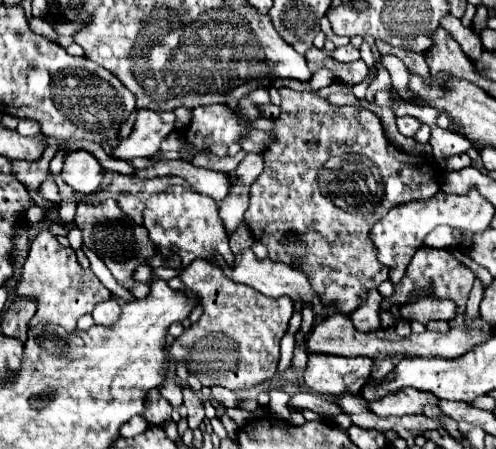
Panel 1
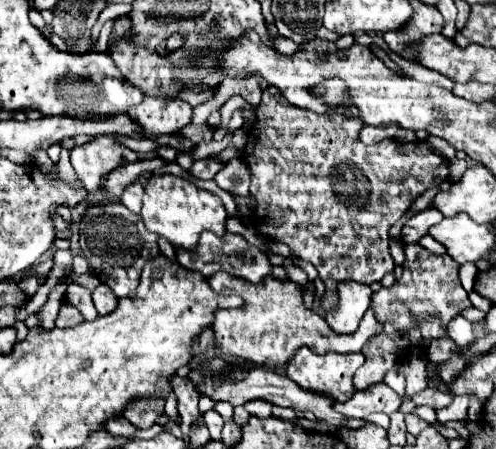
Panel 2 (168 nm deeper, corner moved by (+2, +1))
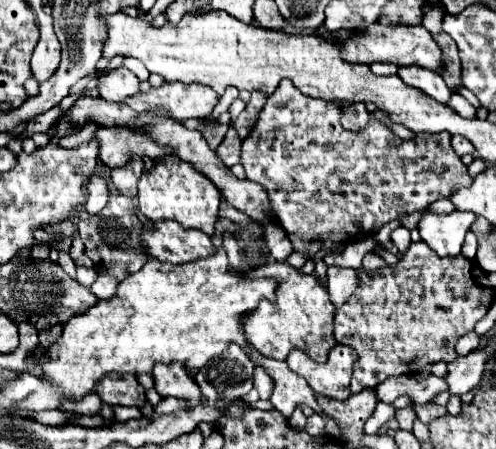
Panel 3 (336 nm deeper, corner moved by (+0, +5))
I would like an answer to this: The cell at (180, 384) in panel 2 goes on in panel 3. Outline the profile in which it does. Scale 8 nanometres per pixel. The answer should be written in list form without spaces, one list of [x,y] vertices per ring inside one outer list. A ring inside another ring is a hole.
[[[155,363],[153,369],[155,379],[155,391],[161,397],[177,397],[185,401],[185,407],[191,409],[199,403],[201,391],[189,371],[181,363]]]

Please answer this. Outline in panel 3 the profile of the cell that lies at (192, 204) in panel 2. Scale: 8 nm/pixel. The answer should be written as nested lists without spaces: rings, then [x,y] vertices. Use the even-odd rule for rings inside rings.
[[[165,155],[161,159],[155,159],[155,167],[141,175],[137,189],[139,189],[137,193],[139,211],[147,219],[151,221],[173,219],[187,229],[199,229],[207,235],[215,233],[221,193],[203,173],[195,171],[191,163],[179,159],[177,155]]]

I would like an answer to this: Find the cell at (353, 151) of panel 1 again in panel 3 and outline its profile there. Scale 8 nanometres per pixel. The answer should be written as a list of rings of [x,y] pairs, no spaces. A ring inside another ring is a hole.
[[[281,81],[275,93],[267,99],[257,123],[243,141],[241,163],[247,171],[247,179],[261,183],[269,193],[269,203],[277,215],[281,227],[287,231],[297,251],[307,251],[313,239],[321,241],[321,247],[335,249],[345,247],[347,239],[353,239],[359,231],[377,233],[385,223],[399,215],[423,211],[441,197],[451,197],[457,189],[469,187],[473,177],[467,173],[467,165],[451,147],[451,135],[415,135],[413,139],[397,137],[379,119],[371,119],[365,129],[353,133],[345,131],[339,123],[339,107],[321,99],[305,97],[295,91],[289,81]]]

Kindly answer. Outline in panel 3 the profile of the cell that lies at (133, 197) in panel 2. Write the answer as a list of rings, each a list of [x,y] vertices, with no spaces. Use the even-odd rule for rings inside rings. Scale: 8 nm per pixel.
[[[131,155],[127,165],[111,169],[111,181],[115,189],[127,197],[135,197],[135,183],[143,173],[143,161],[137,155]]]

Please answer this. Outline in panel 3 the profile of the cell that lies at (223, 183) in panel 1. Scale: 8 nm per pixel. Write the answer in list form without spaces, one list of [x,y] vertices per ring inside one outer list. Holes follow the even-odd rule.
[[[93,175],[87,181],[87,203],[83,205],[83,209],[87,213],[99,213],[107,203],[107,195],[109,195],[107,181],[99,175]]]

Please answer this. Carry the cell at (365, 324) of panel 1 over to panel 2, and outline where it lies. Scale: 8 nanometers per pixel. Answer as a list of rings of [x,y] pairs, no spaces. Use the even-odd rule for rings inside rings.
[[[355,281],[339,283],[339,309],[325,315],[325,321],[335,333],[353,333],[359,327],[363,313],[369,307],[371,287]]]

